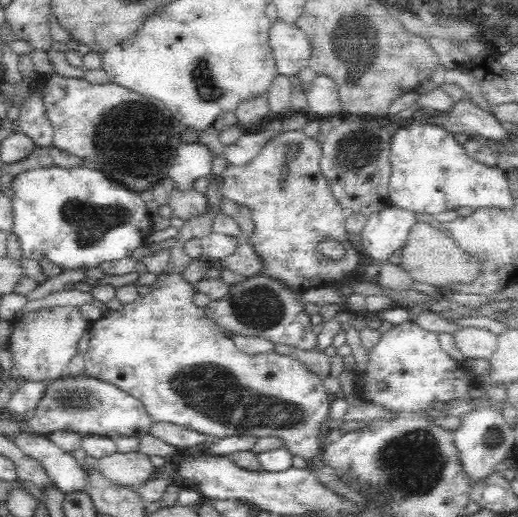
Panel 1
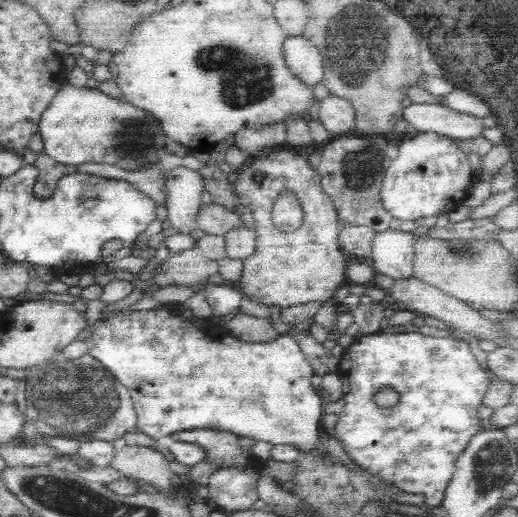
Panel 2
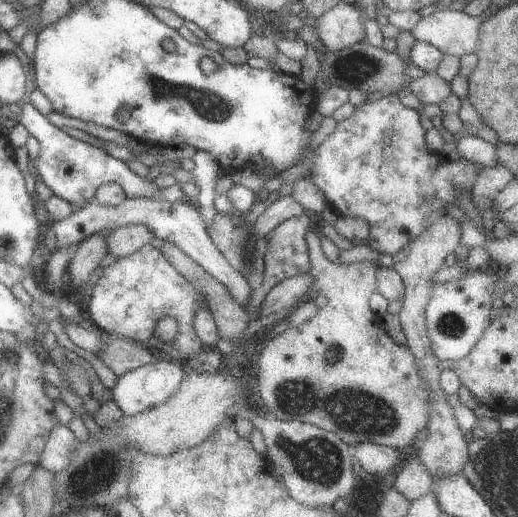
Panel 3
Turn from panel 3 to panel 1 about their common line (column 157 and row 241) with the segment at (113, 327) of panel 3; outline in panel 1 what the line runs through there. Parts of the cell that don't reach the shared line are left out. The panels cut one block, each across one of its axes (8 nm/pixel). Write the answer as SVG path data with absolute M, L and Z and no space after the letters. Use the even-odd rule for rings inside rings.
M304 129L284 131L270 140L250 162L227 163L220 174L223 178L223 198L244 206L251 213L256 233L249 242L264 261L262 271L300 293L309 288L332 286L342 280L358 266L358 260L363 255L348 236L344 205L336 198L322 172L321 140L320 135L306 136ZM288 142L298 142L303 150L300 158L286 168L283 163ZM326 238L342 242L346 254L337 261L324 258L316 246Z

